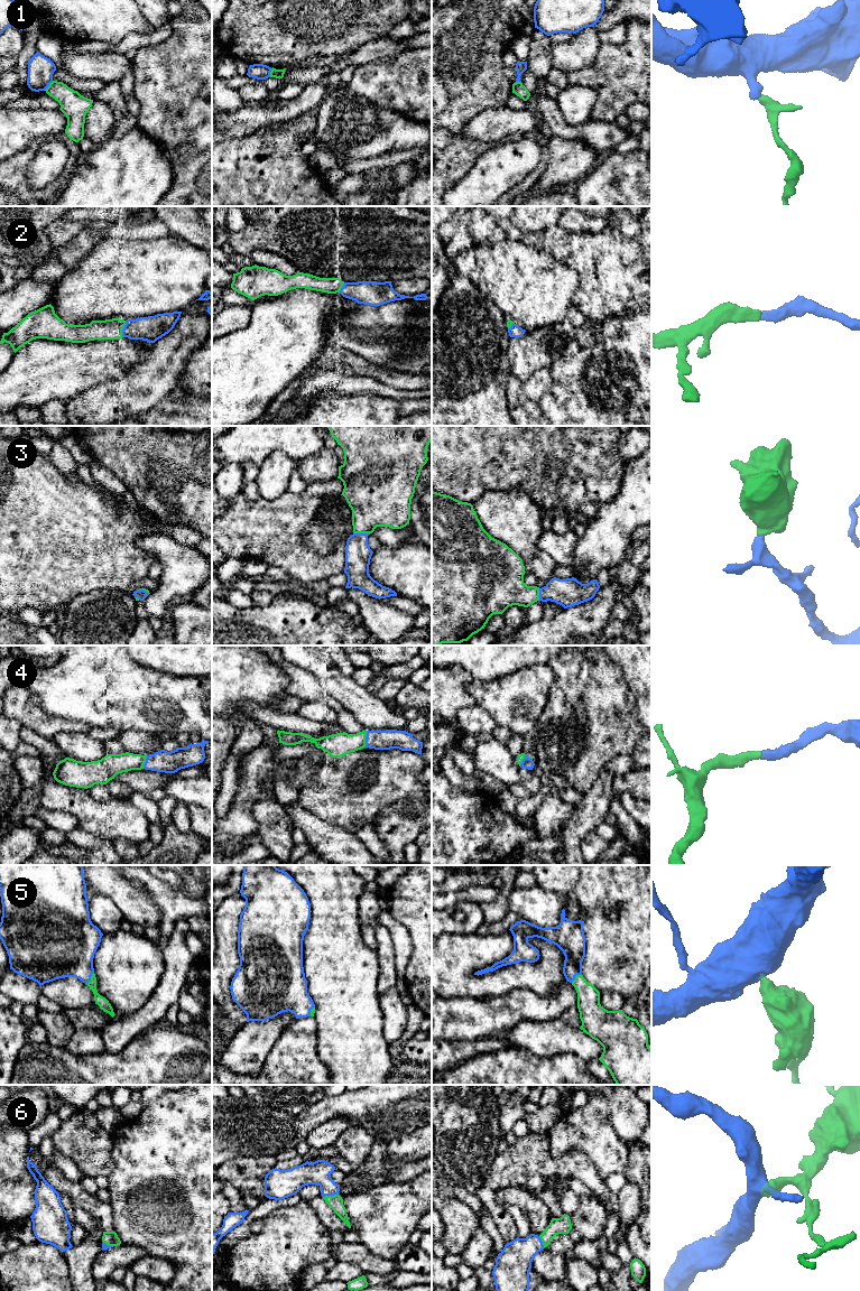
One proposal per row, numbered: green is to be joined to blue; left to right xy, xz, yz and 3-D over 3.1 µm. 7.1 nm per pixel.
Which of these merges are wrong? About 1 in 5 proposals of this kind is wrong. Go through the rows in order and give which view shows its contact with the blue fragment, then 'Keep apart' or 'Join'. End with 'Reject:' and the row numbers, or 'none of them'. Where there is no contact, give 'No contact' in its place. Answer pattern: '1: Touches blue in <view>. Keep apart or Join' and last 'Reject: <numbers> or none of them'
1: Touches blue in xy. Keep apart
2: Touches blue in xy. Join
3: Touches blue in xz. Join
4: Touches blue in xz. Join
5: Touches blue in xy. Join
6: Touches blue in xz. Join
Reject: 1

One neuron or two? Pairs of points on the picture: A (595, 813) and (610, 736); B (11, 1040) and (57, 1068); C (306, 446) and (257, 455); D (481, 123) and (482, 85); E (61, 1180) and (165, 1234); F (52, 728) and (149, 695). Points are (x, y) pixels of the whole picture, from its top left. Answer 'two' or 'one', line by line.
A: two
B: two
C: one
D: two
E: two
F: two

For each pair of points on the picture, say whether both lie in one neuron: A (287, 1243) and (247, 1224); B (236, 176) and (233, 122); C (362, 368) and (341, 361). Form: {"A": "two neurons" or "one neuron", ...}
{"A": "two neurons", "B": "two neurons", "C": "one neuron"}

